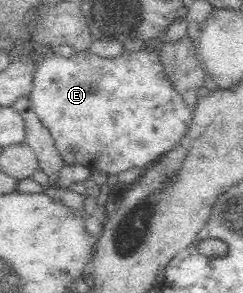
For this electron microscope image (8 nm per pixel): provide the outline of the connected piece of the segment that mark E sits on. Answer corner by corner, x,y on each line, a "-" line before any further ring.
156,48
126,49
120,56
107,59
96,56
90,50
77,51
71,57
56,52
40,54
29,97
38,118
51,132
64,165
80,164
87,169
106,172
114,179
119,172
131,168
145,169
182,140
192,124
193,112
164,77
157,53

